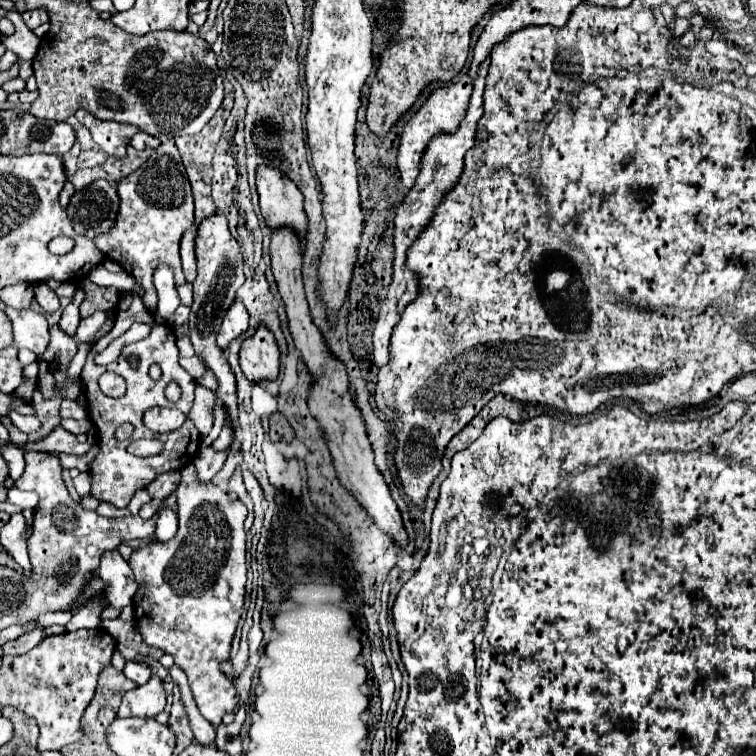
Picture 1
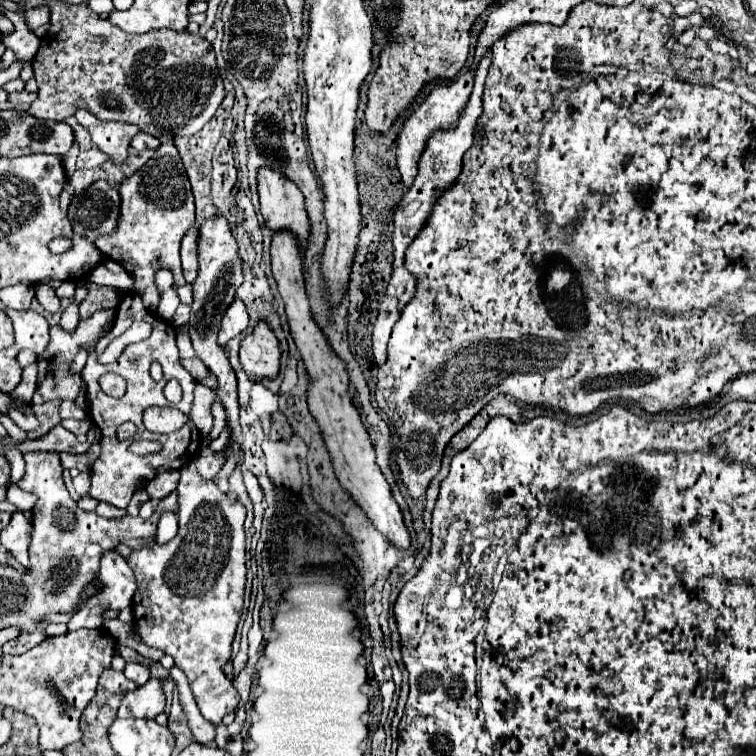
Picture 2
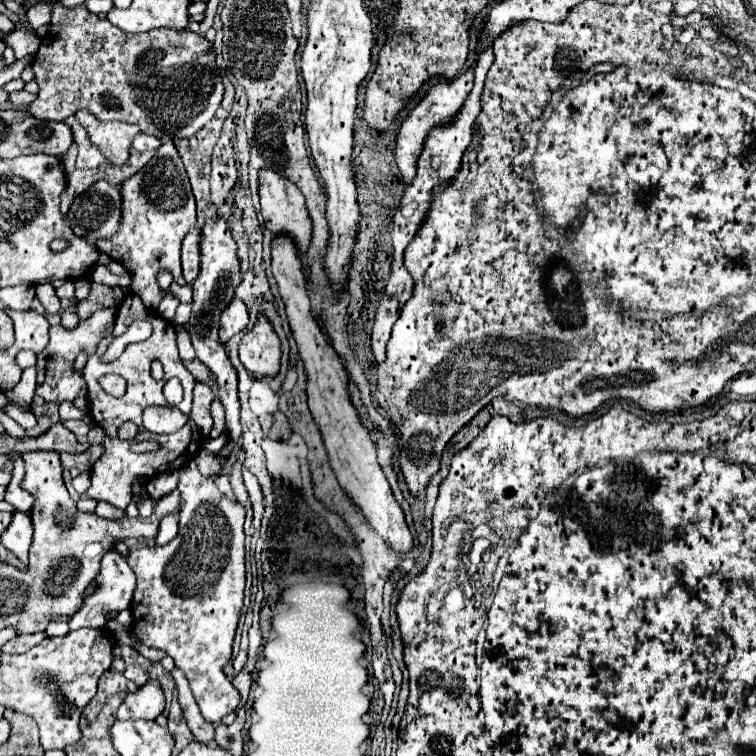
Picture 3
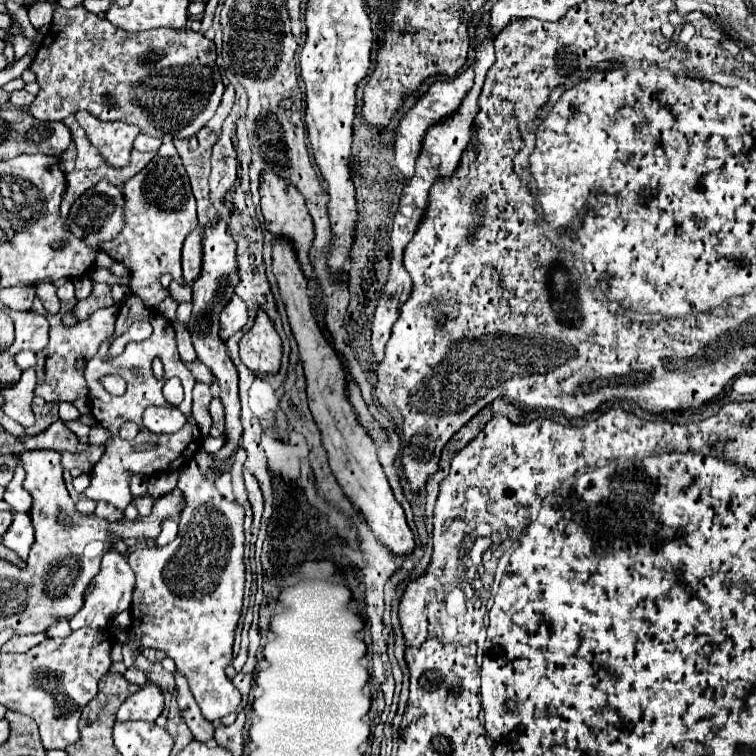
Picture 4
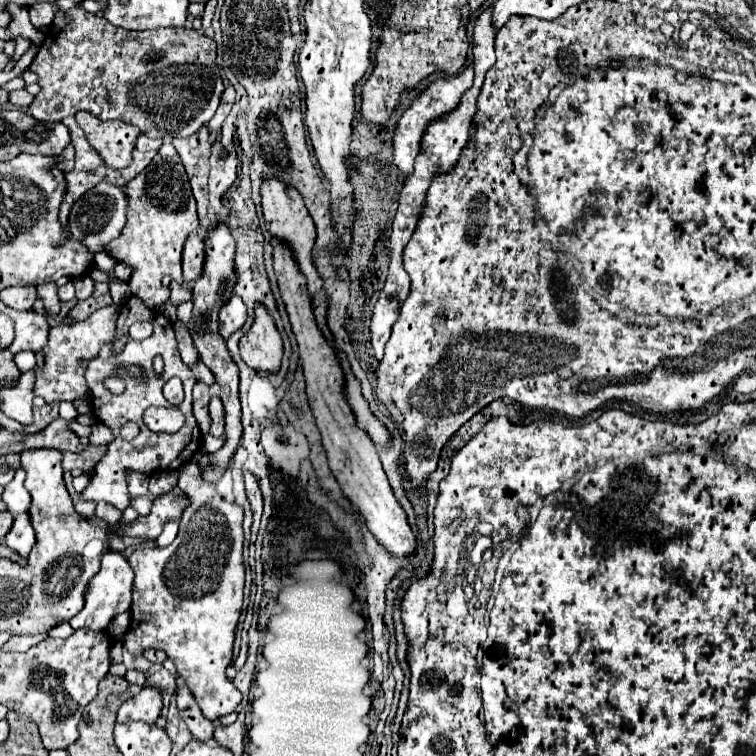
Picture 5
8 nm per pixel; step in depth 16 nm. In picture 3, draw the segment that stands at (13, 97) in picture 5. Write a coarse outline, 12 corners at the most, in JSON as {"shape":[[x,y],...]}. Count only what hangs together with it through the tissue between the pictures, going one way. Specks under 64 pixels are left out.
{"shape":[[26,90],[12,92],[10,102],[14,106],[28,106],[36,96]]}

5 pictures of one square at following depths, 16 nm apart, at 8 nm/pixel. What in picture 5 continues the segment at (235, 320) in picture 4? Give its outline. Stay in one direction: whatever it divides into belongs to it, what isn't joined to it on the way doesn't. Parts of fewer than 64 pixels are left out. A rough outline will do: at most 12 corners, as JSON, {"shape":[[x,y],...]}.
{"shape":[[240,296],[220,308],[220,334],[228,338],[246,322]]}

